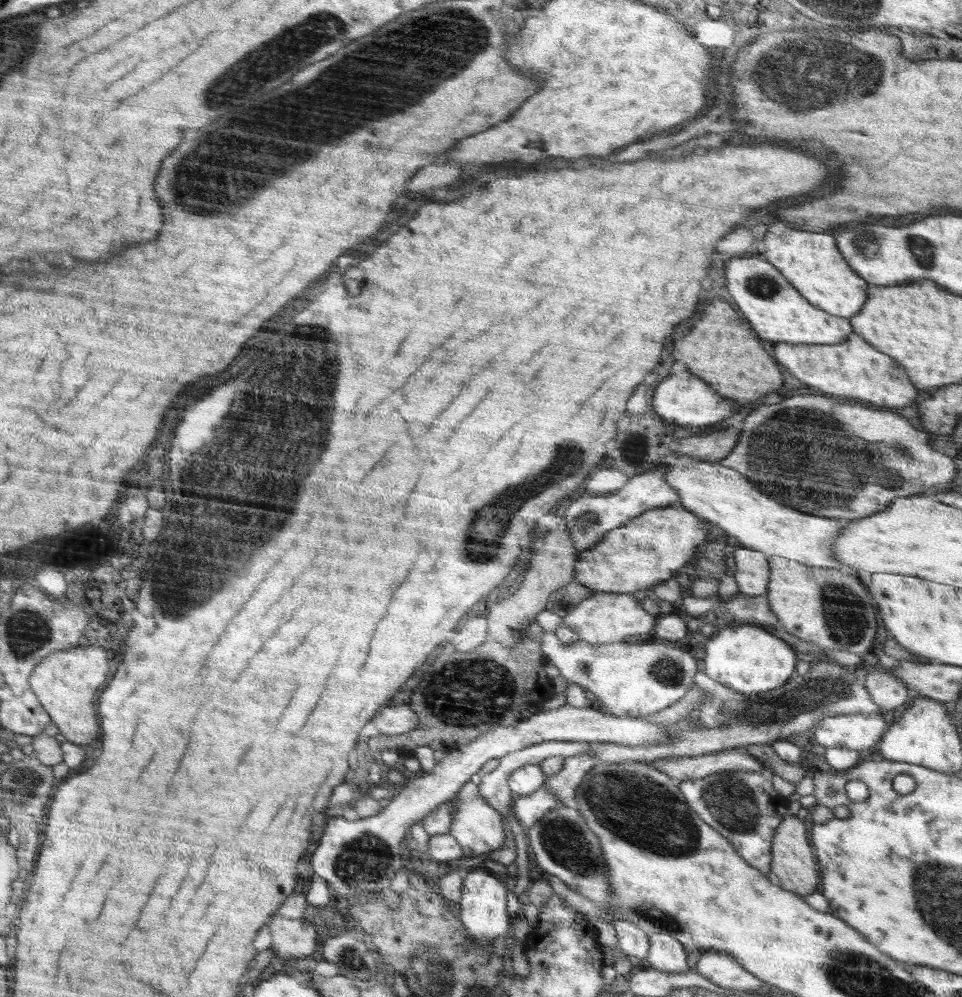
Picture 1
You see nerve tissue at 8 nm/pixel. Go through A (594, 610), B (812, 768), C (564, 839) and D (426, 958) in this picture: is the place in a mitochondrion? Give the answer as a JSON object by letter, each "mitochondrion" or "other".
{"A":"other","B":"other","C":"mitochondrion","D":"mitochondrion"}

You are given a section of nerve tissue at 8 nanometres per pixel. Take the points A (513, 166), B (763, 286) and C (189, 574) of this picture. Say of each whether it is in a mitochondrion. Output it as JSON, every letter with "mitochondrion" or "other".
{"A":"other","B":"mitochondrion","C":"mitochondrion"}

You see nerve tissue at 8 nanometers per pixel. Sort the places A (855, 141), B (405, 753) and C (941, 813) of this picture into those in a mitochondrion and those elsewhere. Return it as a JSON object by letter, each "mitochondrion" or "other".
{"A":"other","B":"other","C":"other"}

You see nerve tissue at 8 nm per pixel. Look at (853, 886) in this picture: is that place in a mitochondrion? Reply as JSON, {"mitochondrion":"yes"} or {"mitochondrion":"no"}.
{"mitochondrion":"no"}

